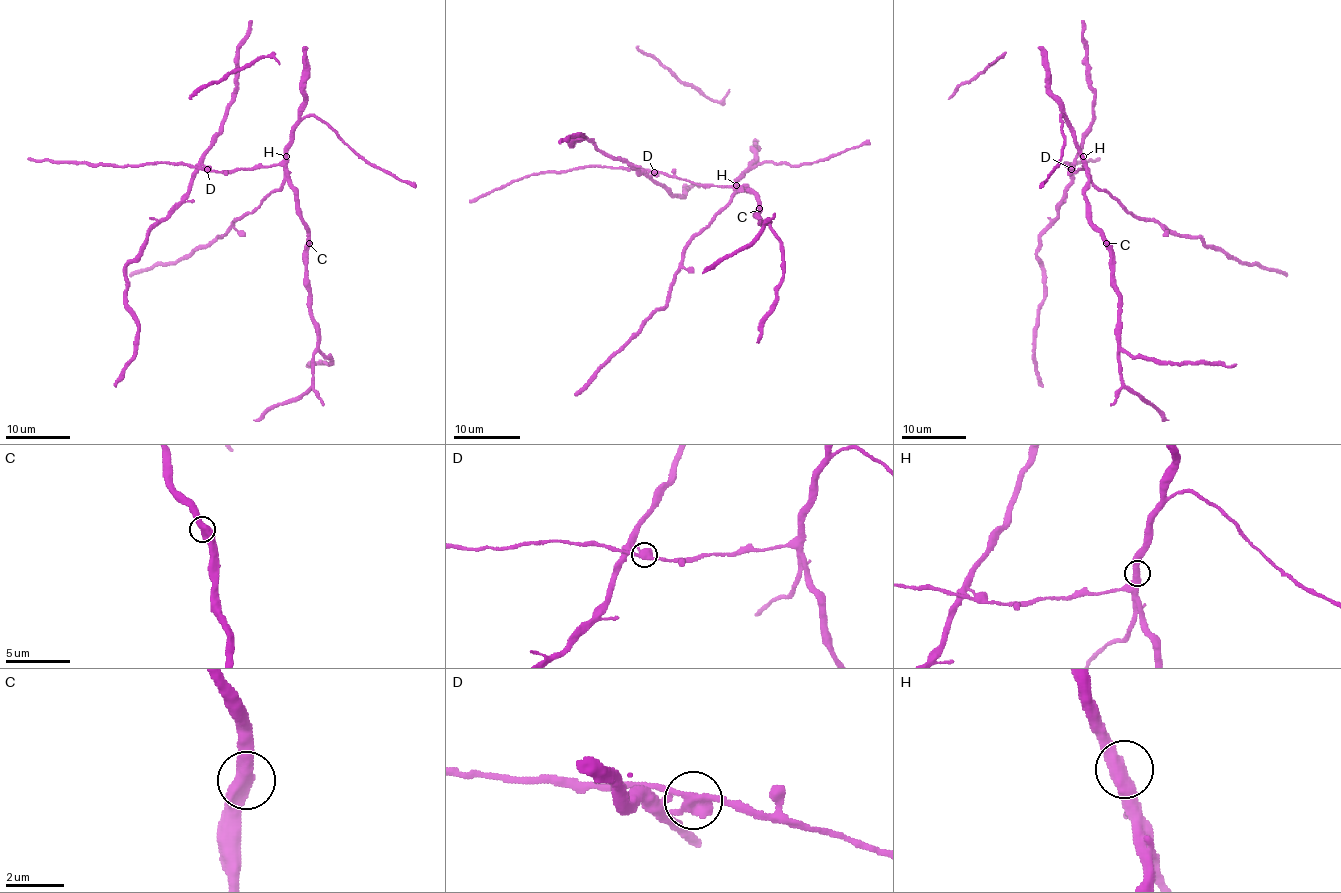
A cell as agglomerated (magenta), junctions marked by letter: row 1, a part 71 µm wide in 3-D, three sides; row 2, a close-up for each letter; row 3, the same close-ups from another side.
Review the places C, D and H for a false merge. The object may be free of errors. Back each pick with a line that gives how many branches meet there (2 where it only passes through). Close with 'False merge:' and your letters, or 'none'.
D: 2
False merge: D

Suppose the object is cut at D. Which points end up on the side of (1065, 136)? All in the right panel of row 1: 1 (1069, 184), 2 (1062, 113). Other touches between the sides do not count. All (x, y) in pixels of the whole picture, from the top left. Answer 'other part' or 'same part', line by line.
1: other part
2: same part

